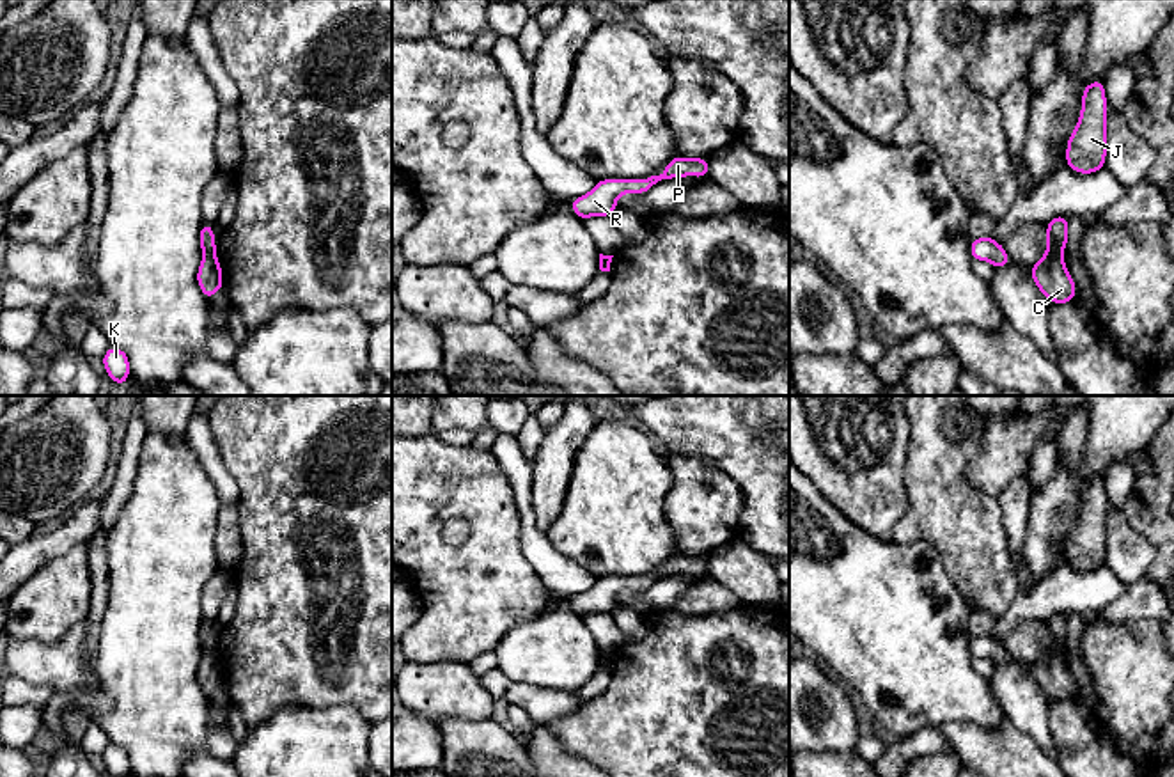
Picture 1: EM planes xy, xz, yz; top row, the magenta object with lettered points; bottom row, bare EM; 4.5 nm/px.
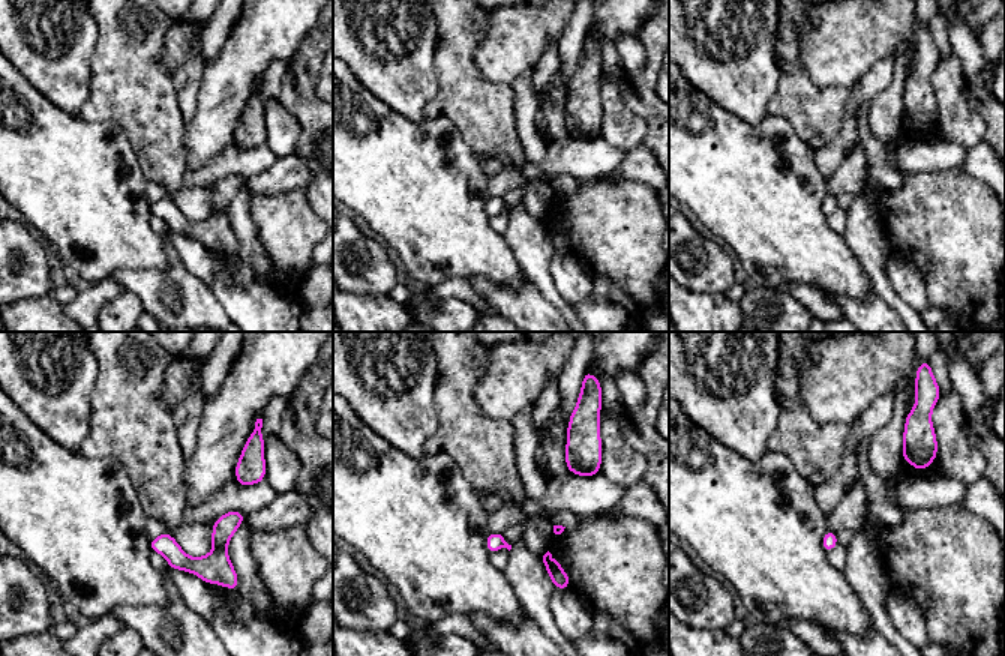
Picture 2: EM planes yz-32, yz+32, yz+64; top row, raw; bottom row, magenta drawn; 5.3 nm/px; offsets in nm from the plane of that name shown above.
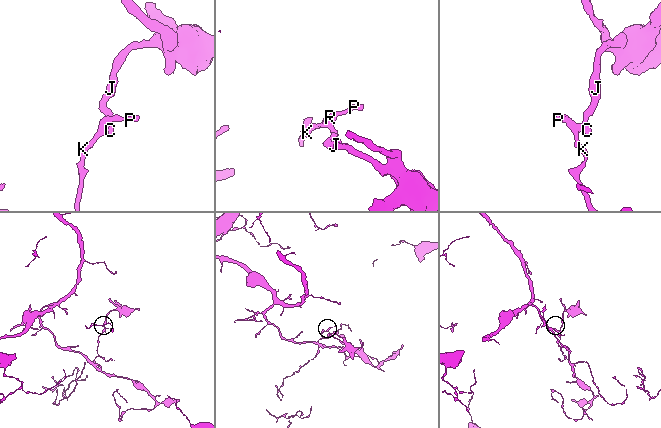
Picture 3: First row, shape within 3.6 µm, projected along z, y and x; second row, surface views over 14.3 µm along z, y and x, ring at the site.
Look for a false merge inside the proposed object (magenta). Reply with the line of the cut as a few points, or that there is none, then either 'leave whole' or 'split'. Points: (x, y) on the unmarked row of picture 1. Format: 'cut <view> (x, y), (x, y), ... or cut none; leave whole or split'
cut yz (1047, 648), (1061, 651); split

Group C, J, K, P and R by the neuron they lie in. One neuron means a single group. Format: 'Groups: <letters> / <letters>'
Groups: C K P R / J

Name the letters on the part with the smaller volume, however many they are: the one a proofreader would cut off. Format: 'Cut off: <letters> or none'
Cut off: J

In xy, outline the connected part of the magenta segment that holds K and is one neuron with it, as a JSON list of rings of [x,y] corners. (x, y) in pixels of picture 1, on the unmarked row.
[[[110,743],[101,754],[101,759],[110,777],[129,775],[129,756],[124,747]]]

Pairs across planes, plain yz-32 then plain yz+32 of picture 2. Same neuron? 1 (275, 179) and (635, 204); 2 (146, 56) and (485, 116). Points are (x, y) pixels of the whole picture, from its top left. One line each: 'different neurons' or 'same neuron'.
1: different neurons
2: same neuron

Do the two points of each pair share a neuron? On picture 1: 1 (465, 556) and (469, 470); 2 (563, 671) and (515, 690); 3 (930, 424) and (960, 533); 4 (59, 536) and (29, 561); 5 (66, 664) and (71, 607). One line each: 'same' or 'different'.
1: same
2: different
3: same
4: same
5: different

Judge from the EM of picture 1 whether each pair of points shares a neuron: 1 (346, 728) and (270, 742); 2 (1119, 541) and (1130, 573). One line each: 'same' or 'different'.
1: same
2: same

